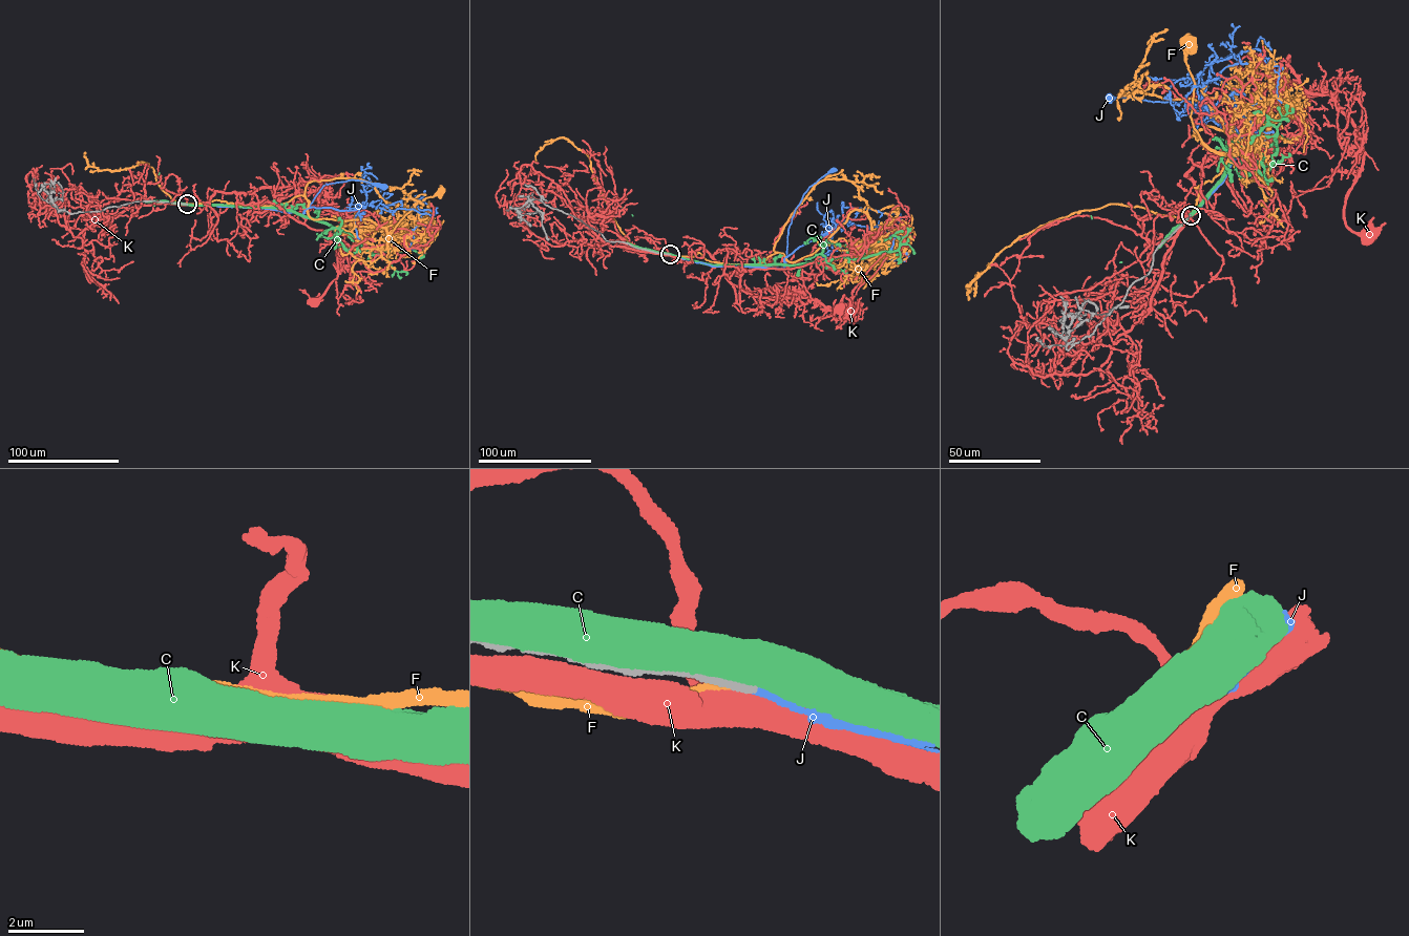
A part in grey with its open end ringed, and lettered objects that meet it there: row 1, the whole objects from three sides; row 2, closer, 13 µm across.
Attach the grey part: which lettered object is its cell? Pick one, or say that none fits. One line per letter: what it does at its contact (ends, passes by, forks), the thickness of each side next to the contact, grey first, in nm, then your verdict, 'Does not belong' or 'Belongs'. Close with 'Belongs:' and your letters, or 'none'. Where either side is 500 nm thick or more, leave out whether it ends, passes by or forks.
C: Thickness 240 nm (grey) against 950 nm. Does not belong
F: It passes by. Thickness 360 nm (grey) against 340 nm. Does not belong
J: It ends there. Thickness 280 nm (grey) against 180 nm. Belongs
K: It forks there. Thickness 340 nm (grey) against 460 nm. Does not belong
Belongs: J

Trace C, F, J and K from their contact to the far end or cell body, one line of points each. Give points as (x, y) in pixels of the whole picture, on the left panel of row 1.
C: (185, 204), (294, 211), (351, 233), (366, 249), (401, 251), (413, 248), (422, 255), (420, 258)
F: (186, 204), (268, 206), (301, 195), (311, 218), (367, 219), (388, 238), (413, 207), (442, 190)
J: (187, 204), (300, 214), (326, 183), (352, 179), (384, 186)
K: (187, 204), (205, 204), (215, 191), (244, 195), (322, 179), (341, 222), (336, 243), (337, 278), (315, 302)

